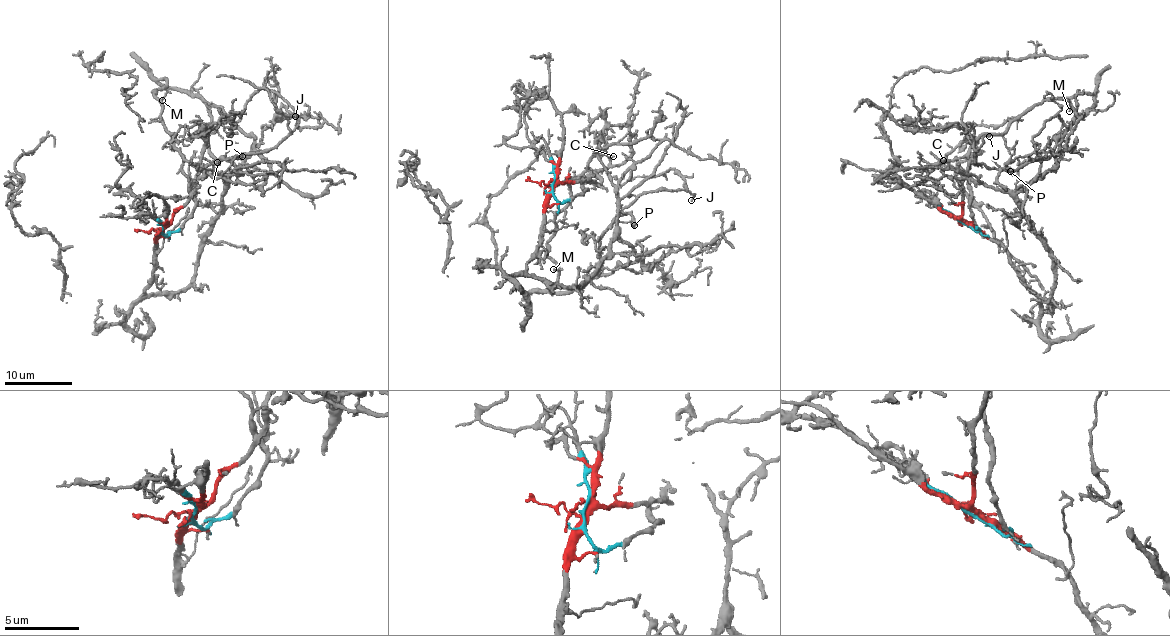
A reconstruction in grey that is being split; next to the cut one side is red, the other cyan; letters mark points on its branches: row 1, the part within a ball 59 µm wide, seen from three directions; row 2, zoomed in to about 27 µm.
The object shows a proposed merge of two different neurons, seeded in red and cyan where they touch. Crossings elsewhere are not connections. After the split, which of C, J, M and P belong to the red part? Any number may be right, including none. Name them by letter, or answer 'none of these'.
C

